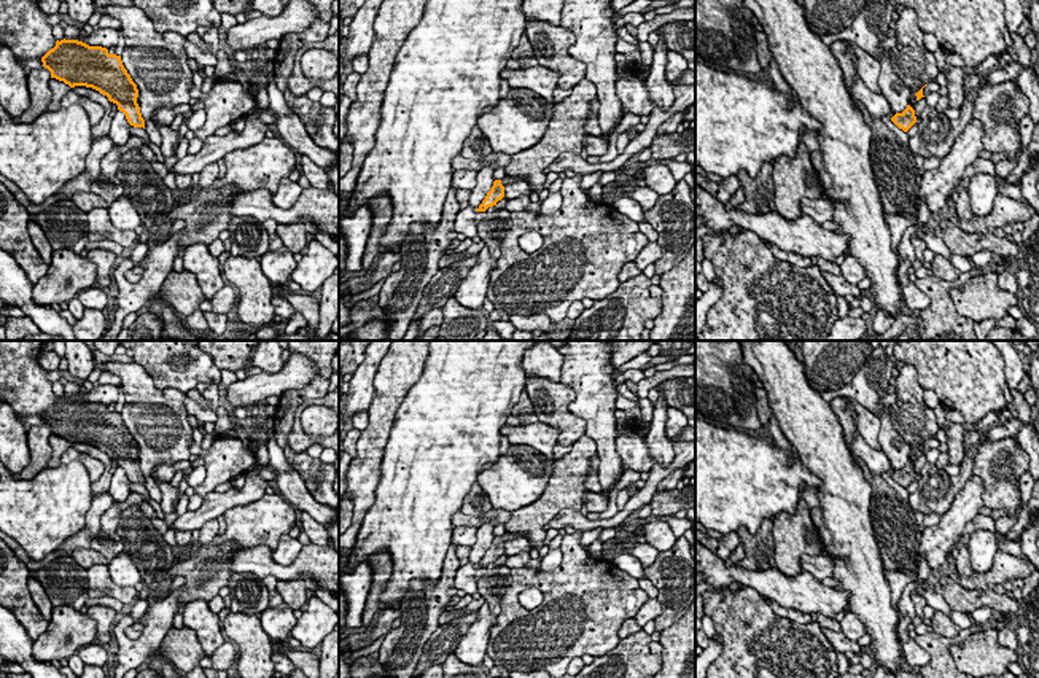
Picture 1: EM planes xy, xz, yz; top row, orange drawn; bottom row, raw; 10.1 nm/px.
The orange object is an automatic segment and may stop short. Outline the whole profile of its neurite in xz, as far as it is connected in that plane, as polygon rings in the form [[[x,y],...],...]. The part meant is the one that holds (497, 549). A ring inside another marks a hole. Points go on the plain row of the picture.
[[[506,532],[501,536],[495,536],[492,546],[487,549],[485,555],[482,557],[482,560],[476,568],[485,568],[488,563],[496,562],[496,559],[504,554],[504,543],[516,536],[528,538],[525,533],[511,533],[511,532]]]

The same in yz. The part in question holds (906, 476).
[[[907,462],[907,465],[902,470],[896,470],[891,477],[902,485],[904,489],[907,489],[915,479],[916,479],[916,473],[915,473],[915,466]]]

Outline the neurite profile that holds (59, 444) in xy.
[[[56,434],[49,436],[49,444],[53,447],[53,455],[51,460],[48,462],[48,468],[57,468],[60,466],[60,457],[62,454],[72,447],[72,444],[68,441],[65,441],[64,438],[59,438]]]

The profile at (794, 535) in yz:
[[[804,498],[799,500],[792,516],[780,512],[773,517],[773,551],[776,568],[786,576],[802,573],[804,554],[823,555],[821,538]]]

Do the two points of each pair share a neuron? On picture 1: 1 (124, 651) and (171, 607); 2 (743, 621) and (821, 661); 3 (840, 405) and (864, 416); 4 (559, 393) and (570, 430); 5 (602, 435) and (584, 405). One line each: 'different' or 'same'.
1: same
2: same
3: different
4: same
5: same

